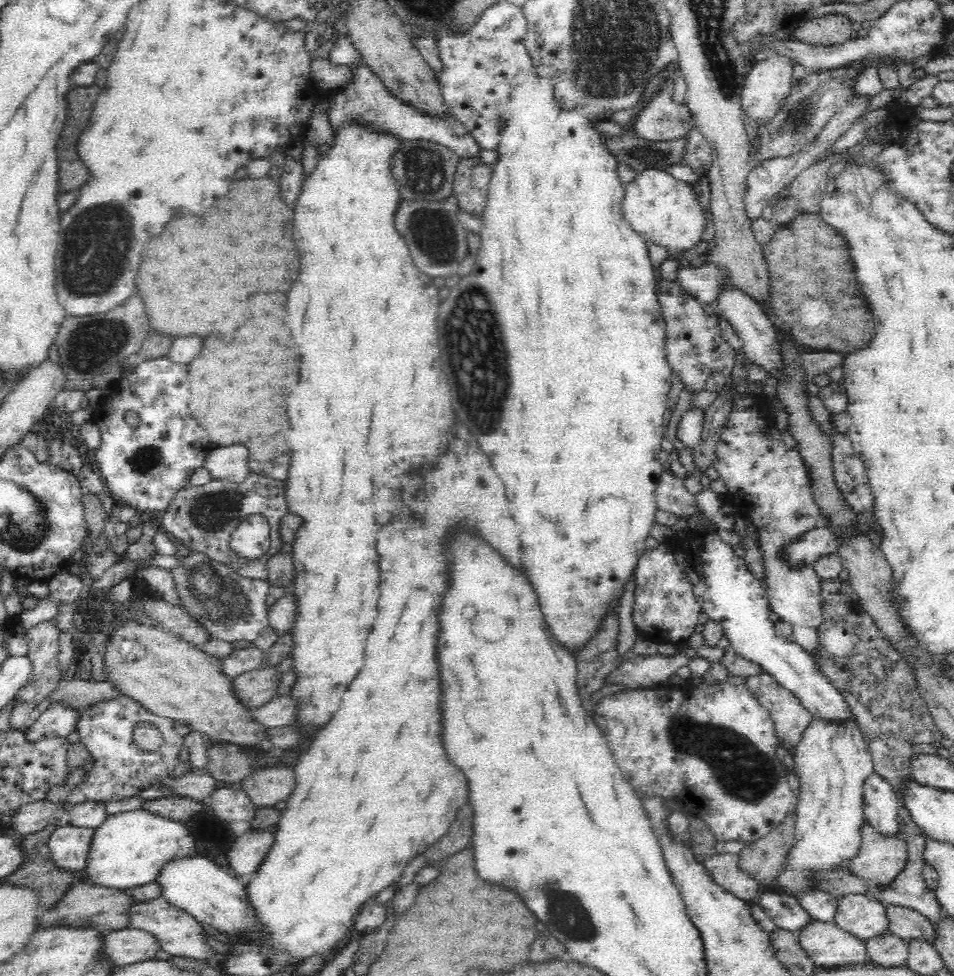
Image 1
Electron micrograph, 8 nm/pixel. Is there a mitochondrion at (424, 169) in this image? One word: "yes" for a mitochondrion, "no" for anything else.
yes

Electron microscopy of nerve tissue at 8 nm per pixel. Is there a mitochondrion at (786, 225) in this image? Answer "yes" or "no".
no

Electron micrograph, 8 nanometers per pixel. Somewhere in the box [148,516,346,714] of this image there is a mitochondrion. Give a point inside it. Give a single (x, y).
(214, 593)

